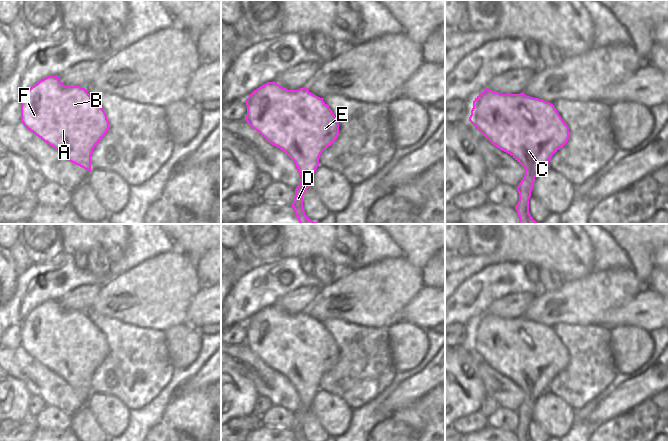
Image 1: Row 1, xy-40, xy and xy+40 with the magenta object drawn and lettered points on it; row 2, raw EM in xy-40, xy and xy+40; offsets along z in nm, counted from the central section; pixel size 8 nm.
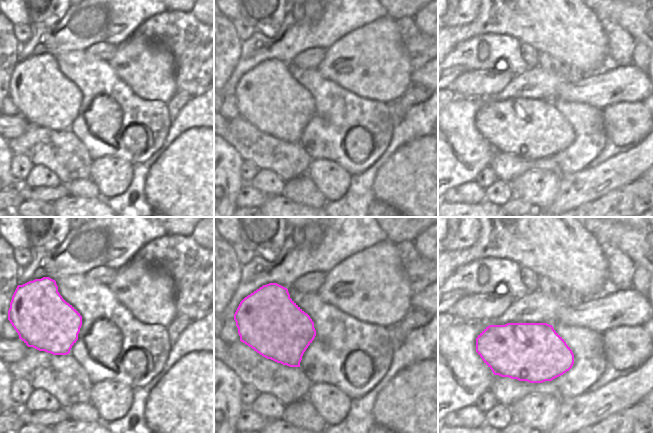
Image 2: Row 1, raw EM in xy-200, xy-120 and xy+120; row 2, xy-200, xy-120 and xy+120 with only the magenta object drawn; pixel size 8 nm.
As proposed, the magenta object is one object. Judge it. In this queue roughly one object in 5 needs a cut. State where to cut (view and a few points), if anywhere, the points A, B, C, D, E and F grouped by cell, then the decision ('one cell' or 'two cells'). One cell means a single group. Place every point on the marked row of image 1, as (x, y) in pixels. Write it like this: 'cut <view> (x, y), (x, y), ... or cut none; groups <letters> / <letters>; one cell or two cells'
cut none; groups A B C D E F; one cell

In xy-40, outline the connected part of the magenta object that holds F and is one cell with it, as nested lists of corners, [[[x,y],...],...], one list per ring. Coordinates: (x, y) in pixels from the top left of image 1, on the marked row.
[[[48,76],[32,86],[21,99],[21,122],[33,134],[58,150],[67,160],[91,171],[93,149],[109,129],[109,121],[103,108],[80,86],[66,86],[57,76]]]

